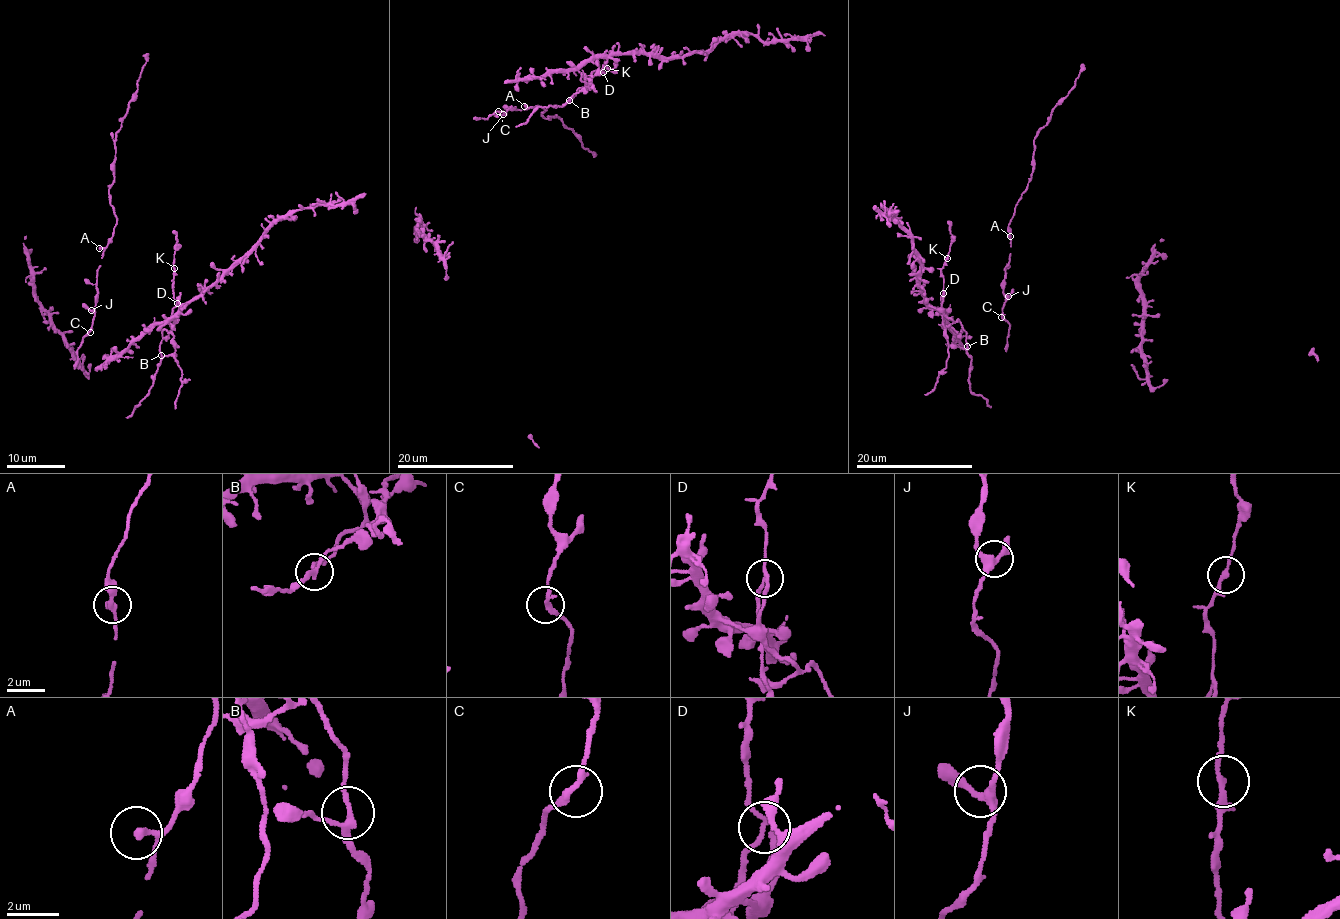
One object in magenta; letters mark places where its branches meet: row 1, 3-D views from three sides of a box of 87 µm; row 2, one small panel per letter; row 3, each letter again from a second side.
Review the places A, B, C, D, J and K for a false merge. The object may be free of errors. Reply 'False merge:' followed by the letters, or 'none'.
False merge: D

